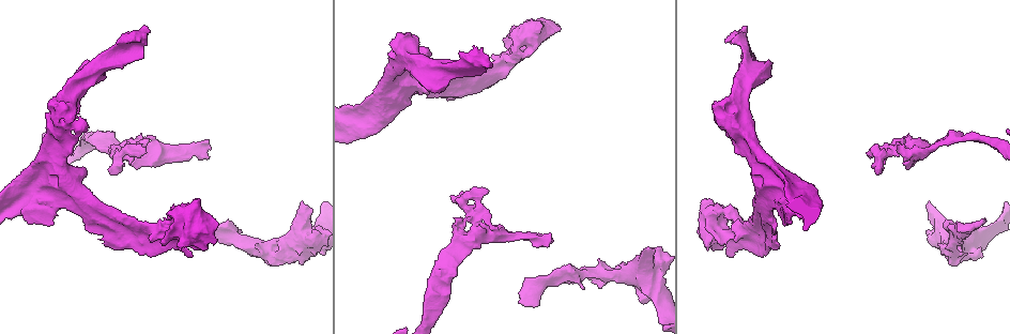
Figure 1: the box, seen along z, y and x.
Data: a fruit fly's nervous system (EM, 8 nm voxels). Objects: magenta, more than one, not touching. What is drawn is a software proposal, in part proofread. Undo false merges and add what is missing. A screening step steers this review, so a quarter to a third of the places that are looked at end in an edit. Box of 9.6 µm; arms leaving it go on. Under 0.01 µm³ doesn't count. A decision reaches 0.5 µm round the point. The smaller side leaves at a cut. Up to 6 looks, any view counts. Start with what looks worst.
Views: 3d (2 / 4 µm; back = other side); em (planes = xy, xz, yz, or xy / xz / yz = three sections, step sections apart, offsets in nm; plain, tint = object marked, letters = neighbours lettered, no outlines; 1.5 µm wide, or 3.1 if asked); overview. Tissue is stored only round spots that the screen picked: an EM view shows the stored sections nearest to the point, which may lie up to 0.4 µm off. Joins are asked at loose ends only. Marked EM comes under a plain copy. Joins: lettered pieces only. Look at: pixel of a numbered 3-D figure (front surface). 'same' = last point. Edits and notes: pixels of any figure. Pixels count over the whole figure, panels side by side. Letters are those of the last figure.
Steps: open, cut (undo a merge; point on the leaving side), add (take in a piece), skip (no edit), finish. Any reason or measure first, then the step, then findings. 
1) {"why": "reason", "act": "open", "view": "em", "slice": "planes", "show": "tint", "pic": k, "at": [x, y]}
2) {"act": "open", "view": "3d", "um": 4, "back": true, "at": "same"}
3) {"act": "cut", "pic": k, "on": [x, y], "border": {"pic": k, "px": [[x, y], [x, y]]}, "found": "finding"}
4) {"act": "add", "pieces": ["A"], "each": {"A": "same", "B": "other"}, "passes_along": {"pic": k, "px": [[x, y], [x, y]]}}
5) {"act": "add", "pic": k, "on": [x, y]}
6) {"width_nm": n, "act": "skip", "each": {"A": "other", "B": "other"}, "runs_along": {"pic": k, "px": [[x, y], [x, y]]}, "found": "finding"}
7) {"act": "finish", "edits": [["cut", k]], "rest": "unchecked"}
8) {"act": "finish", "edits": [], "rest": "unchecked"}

{"why": "free end", "act": "open", "view": "3d", "um": 4, "back": true, "pic": 1, "at": [983, 220]}

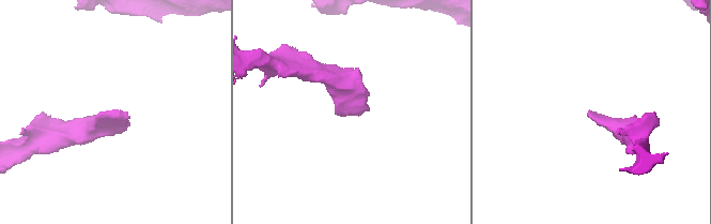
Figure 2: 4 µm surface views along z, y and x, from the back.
{"why": "need the tissue", "act": "open", "view": "em", "slice": "xz", "step": 4, "show": "letters", "pic": 2, "at": [116, 110]}

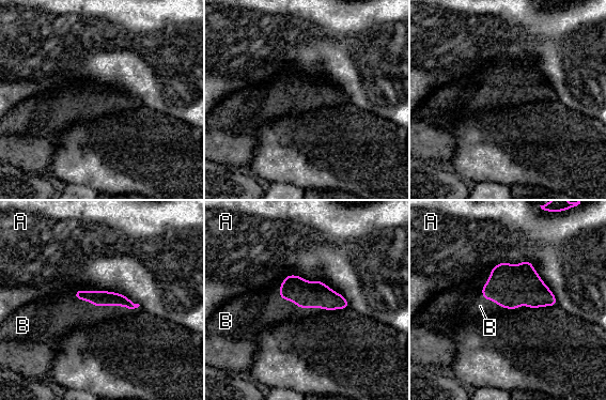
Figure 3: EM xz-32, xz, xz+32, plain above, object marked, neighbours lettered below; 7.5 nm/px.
{"longest_contact_nm": ["B", 460], "act": "add", "pieces": ["B"], "each": {"A": "other", "B": "same"}, "found": "it goes on there"}

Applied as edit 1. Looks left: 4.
{"why": "an open end", "act": "open", "view": "em", "slice": "planes", "show": "letters", "pic": 1, "at": [550, 234]}

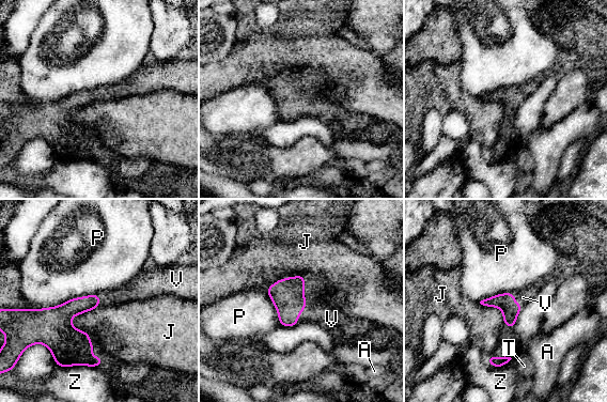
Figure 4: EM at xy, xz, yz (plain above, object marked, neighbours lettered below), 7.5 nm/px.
{"act": "add", "pieces": ["V"], "each": {"A": "other", "J": "other", "P": "other", "T": "other", "V": "same", "Z": "other"}, "passes_along": {"pic": 4, "px": [[288, 295], [304, 298], [330, 318]]}, "found": "the neuron continues"}

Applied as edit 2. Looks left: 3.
{"why": "thick turns thin", "act": "open", "view": "em", "slice": "xy", "step": 8, "show": "tint", "pic": 1, "at": [768, 228]}

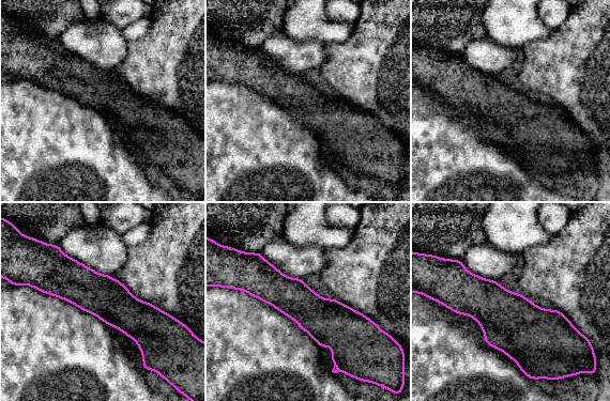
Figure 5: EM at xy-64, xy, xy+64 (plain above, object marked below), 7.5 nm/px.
{"why": "cut it another way", "act": "open", "view": "em", "slice": "planes", "show": "letters", "at": "same"}

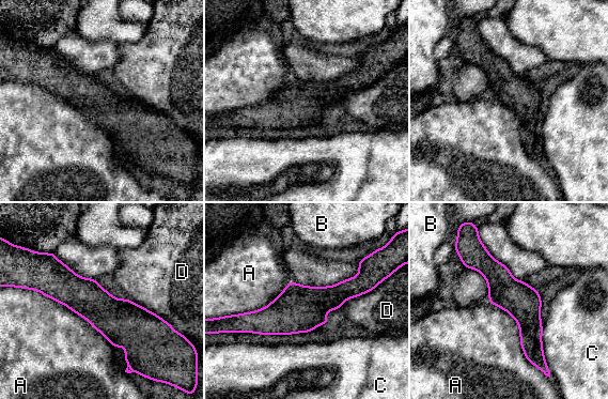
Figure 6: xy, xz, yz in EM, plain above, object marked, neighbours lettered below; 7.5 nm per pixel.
{"width_nm": 260, "act": "skip", "each": {"A": "other", "B": "other", "C": "other", "D": "other"}, "border": {"pic": 6, "px": [[29, 288], [84, 318], [113, 347]]}, "found": "all the same neuron"}

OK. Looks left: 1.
{"act": "finish", "edits": [["add", 3], ["add", 4]], "rest": "unchecked"}

